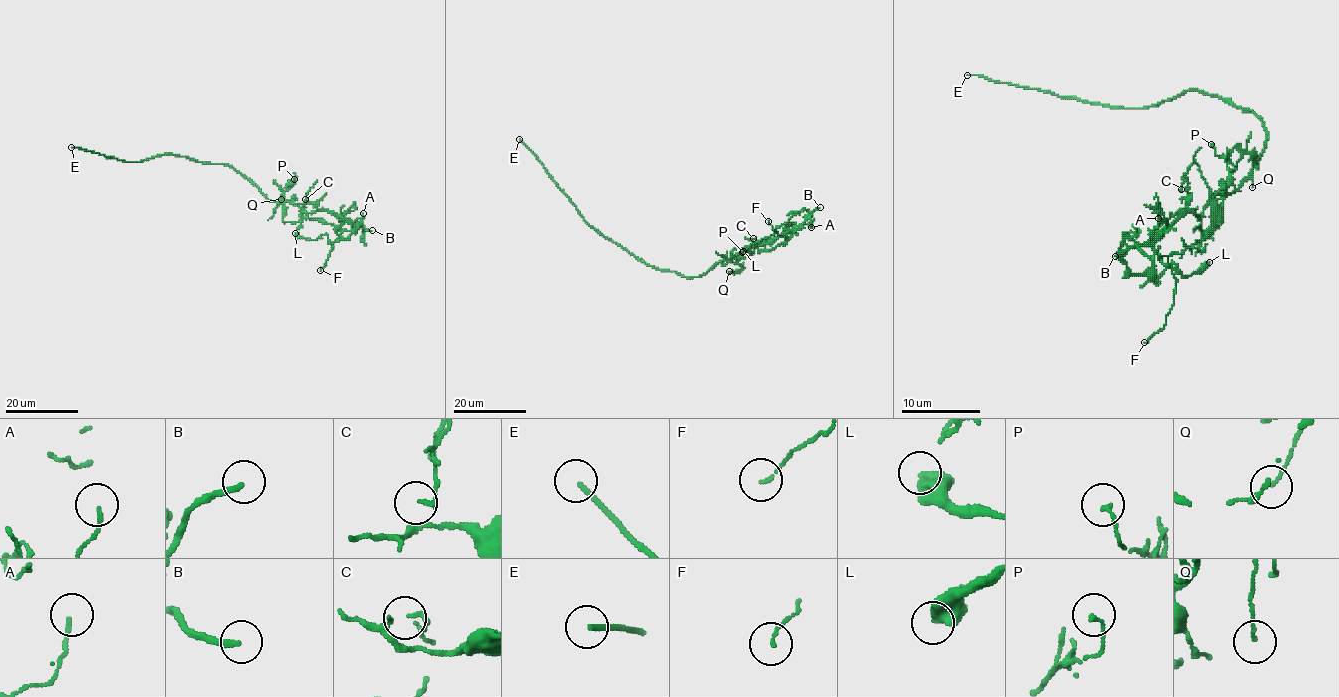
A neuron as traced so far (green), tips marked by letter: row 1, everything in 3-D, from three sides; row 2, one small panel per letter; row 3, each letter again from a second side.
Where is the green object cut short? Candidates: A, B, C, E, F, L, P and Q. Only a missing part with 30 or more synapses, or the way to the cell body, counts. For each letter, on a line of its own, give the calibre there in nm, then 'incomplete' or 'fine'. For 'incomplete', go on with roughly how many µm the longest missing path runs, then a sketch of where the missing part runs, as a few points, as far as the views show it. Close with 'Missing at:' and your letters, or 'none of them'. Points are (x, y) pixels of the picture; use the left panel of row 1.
A: 120 nm thick; fine
B: 200 nm thick; incomplete; about 35 µm are missing; missing branch runs (372, 230), (384, 240), (388, 239), (387, 254), (400, 250), (403, 244)
C: 140 nm thick; fine
E: 160 nm thick; incomplete; about 100 µm are missing
F: 110 nm thick; fine
L: 550 nm thick; fine
P: 120 nm thick; fine
Q: 90 nm thick; fine
Missing at: B, E

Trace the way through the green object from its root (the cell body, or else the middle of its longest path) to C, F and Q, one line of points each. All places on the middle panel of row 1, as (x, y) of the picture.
C: (697, 277), (718, 263), (751, 247), (749, 251), (753, 252), (759, 244), (753, 238)
F: (697, 277), (725, 259), (767, 244), (802, 226), (781, 235), (768, 221)
Q: (697, 277), (731, 258), (741, 268), (729, 271)

